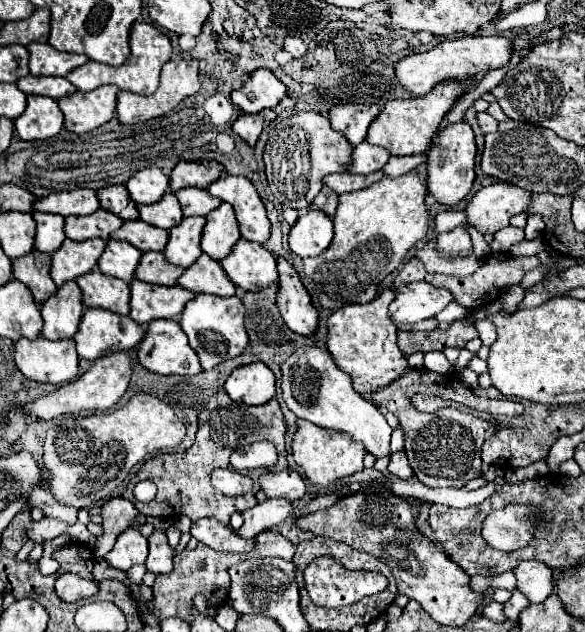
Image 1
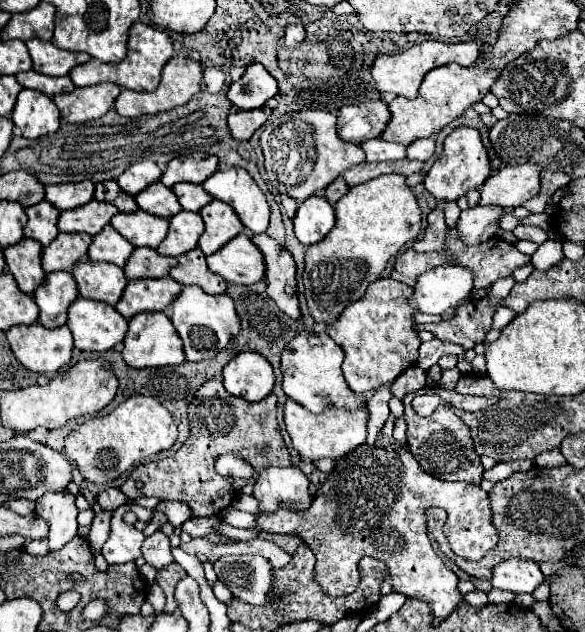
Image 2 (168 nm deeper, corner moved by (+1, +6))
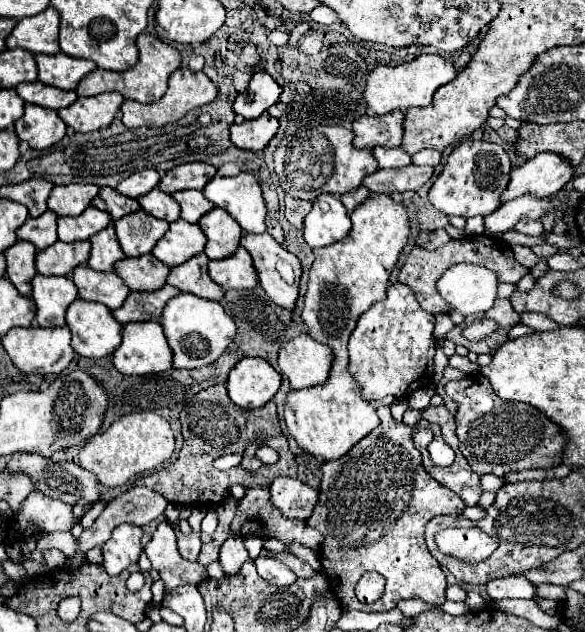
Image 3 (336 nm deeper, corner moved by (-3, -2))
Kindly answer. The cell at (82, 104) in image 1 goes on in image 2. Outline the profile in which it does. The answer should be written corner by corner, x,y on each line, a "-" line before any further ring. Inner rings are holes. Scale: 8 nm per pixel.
98,83
92,87
74,89
72,93
62,93
52,97
60,115
68,123
86,123
104,117
114,105
120,87
116,83

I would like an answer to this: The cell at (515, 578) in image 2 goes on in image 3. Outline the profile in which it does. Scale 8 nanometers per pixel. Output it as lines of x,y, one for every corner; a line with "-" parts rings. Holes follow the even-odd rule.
510,575
510,577
490,581
486,585
486,593
490,595
492,601
500,601
500,599
532,599
536,595
536,589
522,575

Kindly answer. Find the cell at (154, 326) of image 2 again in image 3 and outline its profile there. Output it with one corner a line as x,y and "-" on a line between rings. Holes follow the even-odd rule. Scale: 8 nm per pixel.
156,321
126,323
122,343
112,353
112,365
122,375
146,375
170,369
170,347

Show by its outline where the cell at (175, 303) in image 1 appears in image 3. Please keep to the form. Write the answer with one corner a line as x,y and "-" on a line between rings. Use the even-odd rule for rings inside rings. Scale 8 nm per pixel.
164,285
158,291
134,291
126,297
122,307
112,311
112,317
126,325
132,321
154,321
160,319
162,309
168,299
176,297
180,291
172,285

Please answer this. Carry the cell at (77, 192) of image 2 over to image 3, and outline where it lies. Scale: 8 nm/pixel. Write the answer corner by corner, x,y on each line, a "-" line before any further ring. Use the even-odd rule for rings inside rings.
62,185
54,187
52,195
48,197
48,209
56,215
64,217
78,217
86,207
90,207
90,201
98,195
98,185

